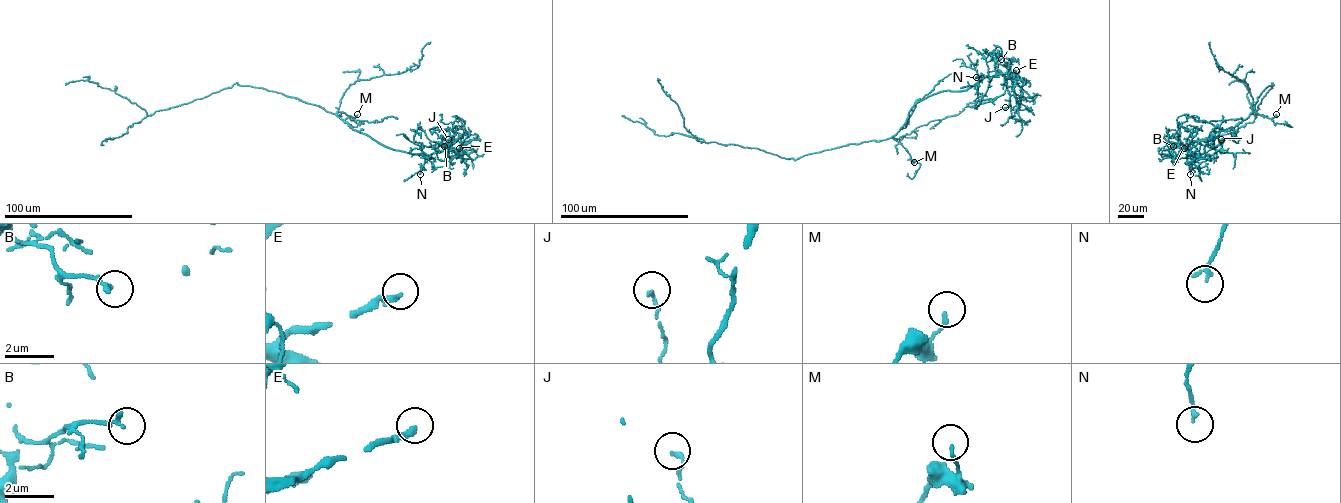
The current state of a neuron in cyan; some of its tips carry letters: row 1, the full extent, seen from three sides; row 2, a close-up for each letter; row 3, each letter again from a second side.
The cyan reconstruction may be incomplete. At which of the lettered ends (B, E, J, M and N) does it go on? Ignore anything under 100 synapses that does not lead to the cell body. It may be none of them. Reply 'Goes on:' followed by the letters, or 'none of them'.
Goes on: E

